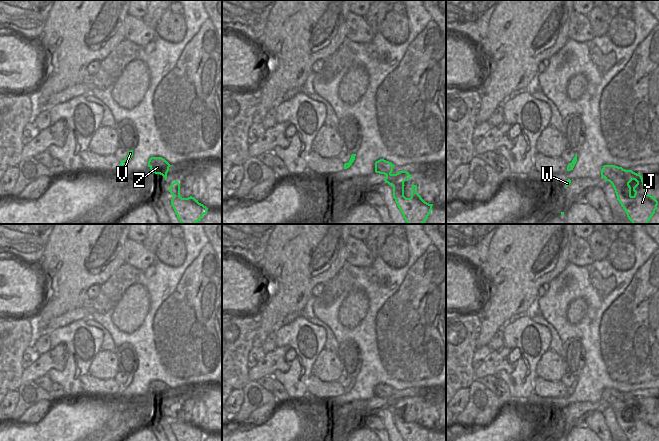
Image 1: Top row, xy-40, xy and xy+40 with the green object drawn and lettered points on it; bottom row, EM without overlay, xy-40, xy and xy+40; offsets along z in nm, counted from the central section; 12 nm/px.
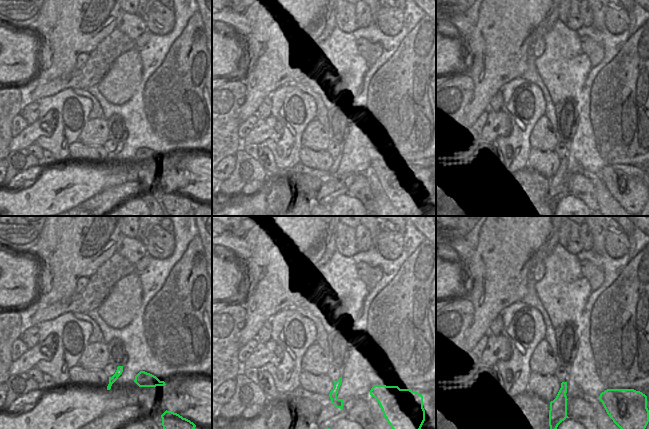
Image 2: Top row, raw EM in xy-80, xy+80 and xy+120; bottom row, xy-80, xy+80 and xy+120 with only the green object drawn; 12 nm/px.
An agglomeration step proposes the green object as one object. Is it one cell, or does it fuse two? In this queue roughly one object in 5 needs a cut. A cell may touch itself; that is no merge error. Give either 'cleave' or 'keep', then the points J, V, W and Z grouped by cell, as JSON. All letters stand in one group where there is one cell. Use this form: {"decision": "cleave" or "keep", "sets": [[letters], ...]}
{"decision": "keep", "sets": [["J", "V", "W", "Z"]]}

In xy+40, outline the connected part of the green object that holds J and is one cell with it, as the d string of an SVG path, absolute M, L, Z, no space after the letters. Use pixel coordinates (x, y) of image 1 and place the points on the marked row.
M604 165L601 177L612 184L628 219L633 224L648 224L658 201L647 193L642 176L622 167Z

